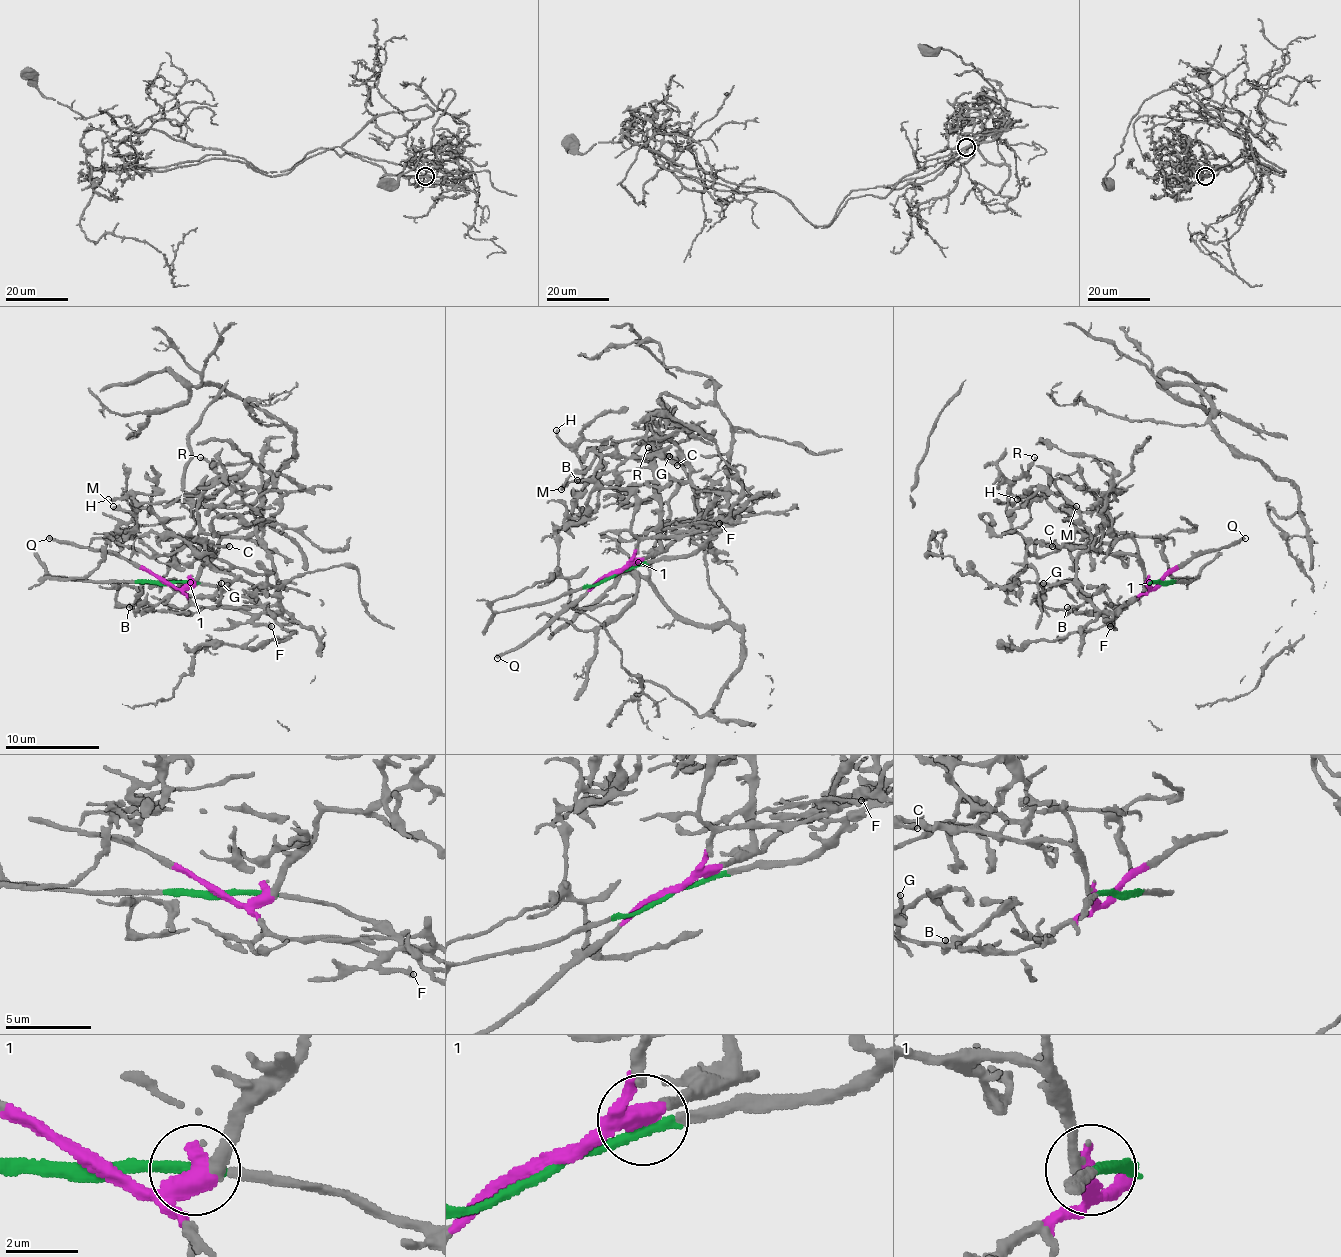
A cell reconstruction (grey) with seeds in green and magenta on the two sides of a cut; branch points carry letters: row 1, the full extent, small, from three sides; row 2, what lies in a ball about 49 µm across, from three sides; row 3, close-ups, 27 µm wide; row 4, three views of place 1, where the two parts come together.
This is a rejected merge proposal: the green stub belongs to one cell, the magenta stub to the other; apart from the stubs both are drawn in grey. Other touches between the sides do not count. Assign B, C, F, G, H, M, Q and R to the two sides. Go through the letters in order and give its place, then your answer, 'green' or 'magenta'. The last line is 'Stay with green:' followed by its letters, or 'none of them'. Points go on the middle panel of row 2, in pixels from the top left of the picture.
B: at (577, 480); magenta
C: at (677, 465); magenta
F: at (719, 523); magenta
G: at (669, 456); magenta
H: at (556, 430); green
M: at (561, 489); green
Q: at (497, 658); magenta
R: at (648, 447); magenta
Stay with green: H, M

